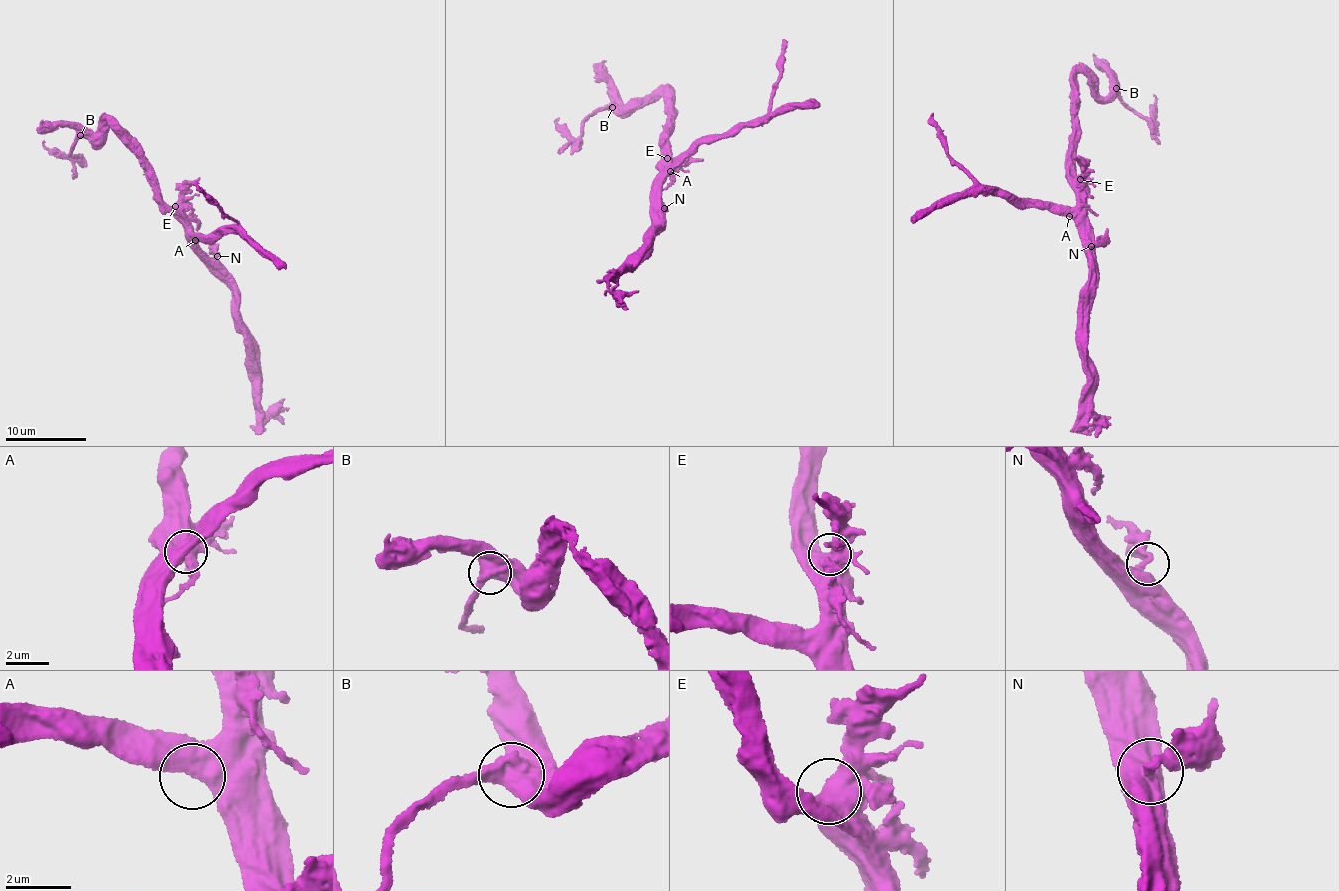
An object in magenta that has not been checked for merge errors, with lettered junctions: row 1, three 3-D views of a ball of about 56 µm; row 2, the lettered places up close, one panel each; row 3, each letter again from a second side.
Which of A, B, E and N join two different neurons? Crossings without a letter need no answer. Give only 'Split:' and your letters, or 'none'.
Split: none

